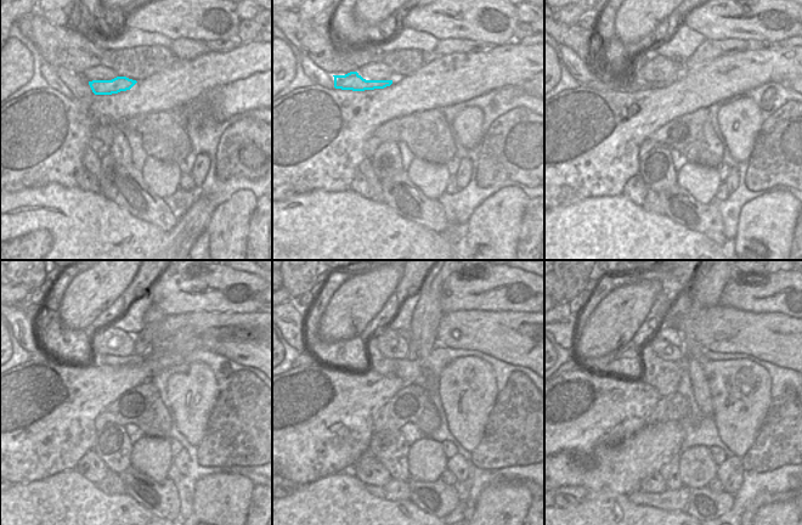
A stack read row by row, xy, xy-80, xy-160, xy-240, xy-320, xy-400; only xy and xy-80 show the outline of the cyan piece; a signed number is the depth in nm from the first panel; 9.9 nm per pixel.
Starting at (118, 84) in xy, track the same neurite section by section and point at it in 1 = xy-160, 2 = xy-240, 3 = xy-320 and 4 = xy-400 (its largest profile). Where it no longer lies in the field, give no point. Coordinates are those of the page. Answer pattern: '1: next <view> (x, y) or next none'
1: next xy-160 (626, 80)
2: next xy-240 (34, 356)
3: next xy-320 (306, 359)
4: next xy-400 (574, 362)

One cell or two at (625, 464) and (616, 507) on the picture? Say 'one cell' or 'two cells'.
two cells

